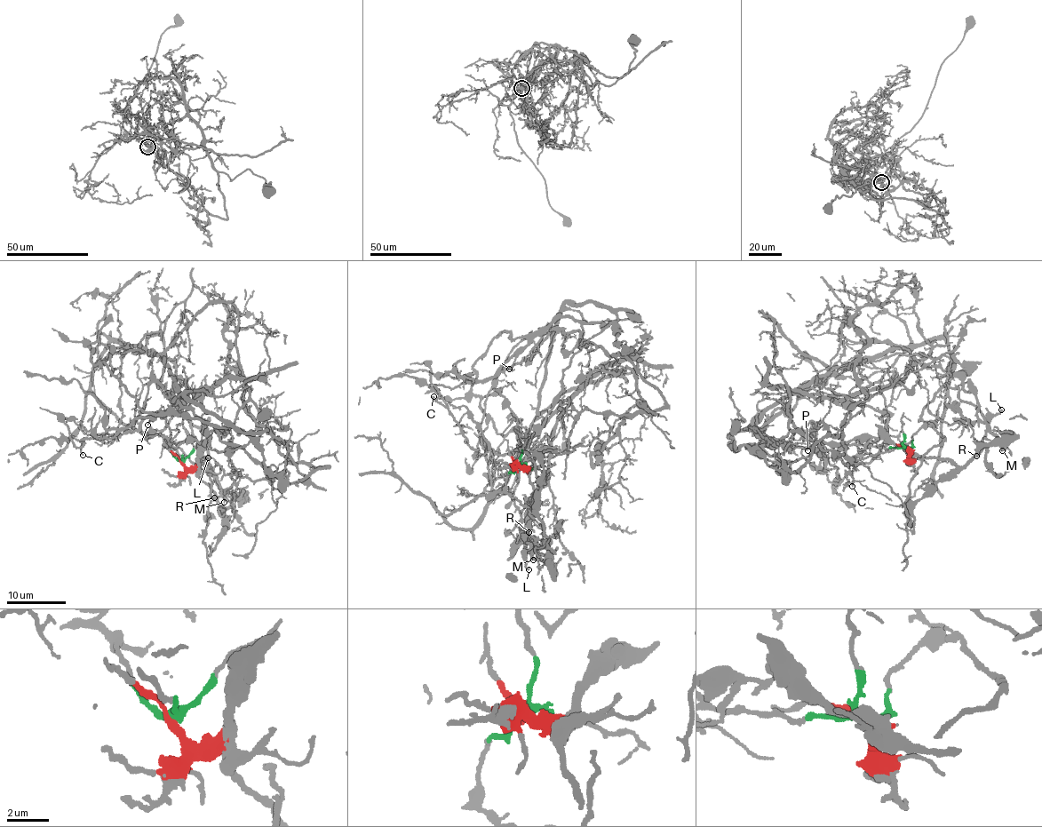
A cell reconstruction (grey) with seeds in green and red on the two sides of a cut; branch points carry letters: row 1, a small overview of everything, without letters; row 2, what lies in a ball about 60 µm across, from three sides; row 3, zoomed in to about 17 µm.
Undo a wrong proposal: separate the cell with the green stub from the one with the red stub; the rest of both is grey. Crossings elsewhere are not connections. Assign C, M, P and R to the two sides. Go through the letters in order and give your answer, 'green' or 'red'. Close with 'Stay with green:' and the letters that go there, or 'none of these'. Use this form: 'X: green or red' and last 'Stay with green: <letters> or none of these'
C: green
M: red
P: green
R: red
Stay with green: C, P

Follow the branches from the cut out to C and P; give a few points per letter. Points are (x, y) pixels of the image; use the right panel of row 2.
C: (906, 449), (949, 402), (942, 339), (905, 351), (885, 373), (886, 434), (869, 463), (855, 466), (852, 487)
P: (906, 449), (949, 402), (950, 362), (942, 339), (892, 348), (816, 376), (753, 427), (770, 444), (807, 449)

